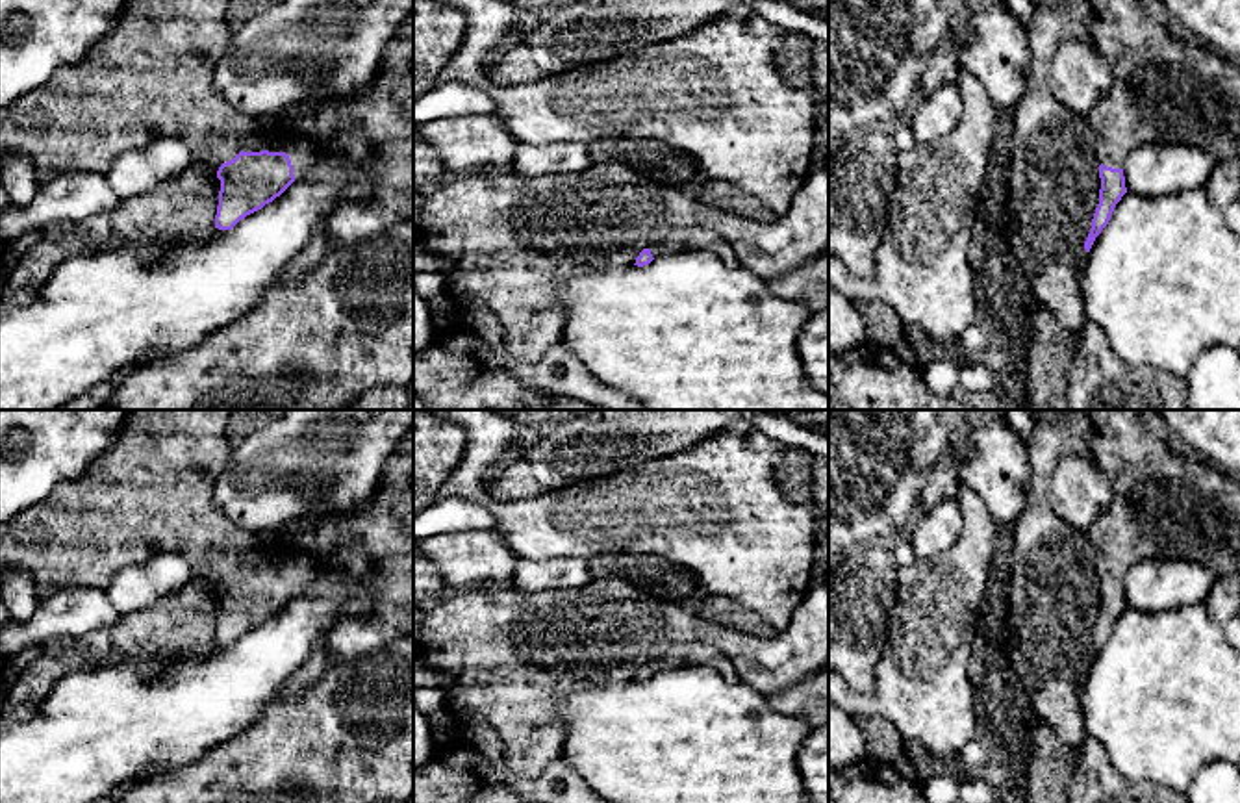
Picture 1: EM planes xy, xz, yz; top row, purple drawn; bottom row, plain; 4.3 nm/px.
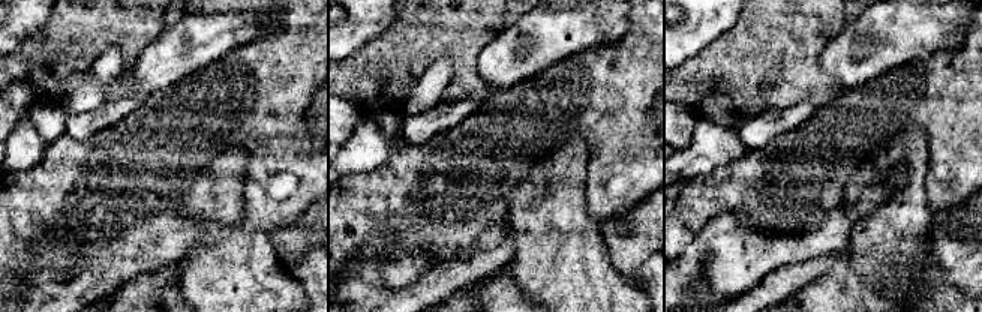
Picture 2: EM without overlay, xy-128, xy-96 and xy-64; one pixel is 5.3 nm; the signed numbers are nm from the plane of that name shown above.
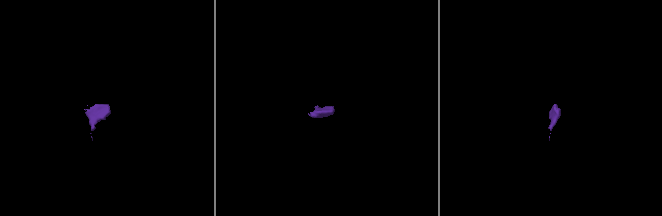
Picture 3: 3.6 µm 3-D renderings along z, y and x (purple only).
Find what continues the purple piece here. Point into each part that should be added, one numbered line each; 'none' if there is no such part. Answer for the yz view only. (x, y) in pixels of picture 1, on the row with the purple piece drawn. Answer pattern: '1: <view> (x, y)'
1: yz (1168, 91)

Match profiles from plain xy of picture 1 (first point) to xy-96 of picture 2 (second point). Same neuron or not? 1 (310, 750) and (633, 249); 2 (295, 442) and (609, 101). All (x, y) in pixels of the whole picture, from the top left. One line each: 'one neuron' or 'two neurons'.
1: one neuron
2: two neurons

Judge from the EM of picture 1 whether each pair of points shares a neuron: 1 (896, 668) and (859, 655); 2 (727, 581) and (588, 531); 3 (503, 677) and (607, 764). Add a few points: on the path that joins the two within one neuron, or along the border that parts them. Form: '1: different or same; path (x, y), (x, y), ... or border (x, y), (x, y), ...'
1: different; border (890, 625), (875, 687), (870, 692), (857, 692)
2: same; path (692, 546), (677, 531), (623, 531)
3: different; border (584, 690), (551, 707), (564, 724), (558, 755)

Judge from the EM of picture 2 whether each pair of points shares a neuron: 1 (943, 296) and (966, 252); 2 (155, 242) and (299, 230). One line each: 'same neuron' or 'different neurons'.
1: different neurons
2: different neurons

